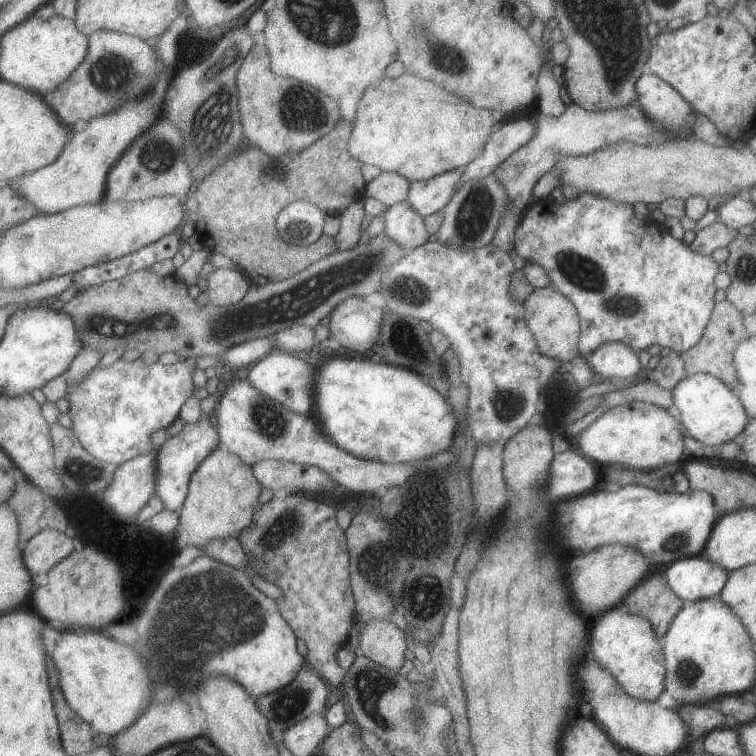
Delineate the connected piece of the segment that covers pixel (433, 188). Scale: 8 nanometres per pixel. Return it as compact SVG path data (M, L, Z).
M466 167L443 172L425 181L413 181L407 201L423 218L442 210L458 190Z

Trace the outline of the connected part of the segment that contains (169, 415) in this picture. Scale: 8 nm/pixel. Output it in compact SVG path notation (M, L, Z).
M135 356L132 360L118 359L108 367L96 367L80 384L69 386L73 428L86 450L101 462L118 466L147 453L158 453L158 432L172 426L193 397L196 369L191 360L173 365L161 361L149 364Z

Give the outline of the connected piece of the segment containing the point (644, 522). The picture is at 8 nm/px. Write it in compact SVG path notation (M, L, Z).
M626 485L615 492L594 490L585 495L566 499L556 508L556 526L560 544L574 556L583 555L606 545L632 547L641 552L650 564L682 560L703 554L716 521L725 514L714 504L714 499L706 491L690 490L688 493L661 493L642 485Z

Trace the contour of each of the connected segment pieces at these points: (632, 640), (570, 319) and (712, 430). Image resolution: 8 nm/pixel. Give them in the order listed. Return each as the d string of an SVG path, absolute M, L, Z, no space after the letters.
M622 607L606 611L592 630L590 650L590 656L606 667L631 697L656 701L664 692L667 668L663 645L645 616L630 613Z
M552 286L534 289L524 301L525 319L539 346L542 356L555 358L562 364L568 364L579 352L579 312L574 303Z
M694 374L684 377L673 389L674 412L684 431L702 444L715 447L737 440L750 420L742 401L732 389L711 374Z

